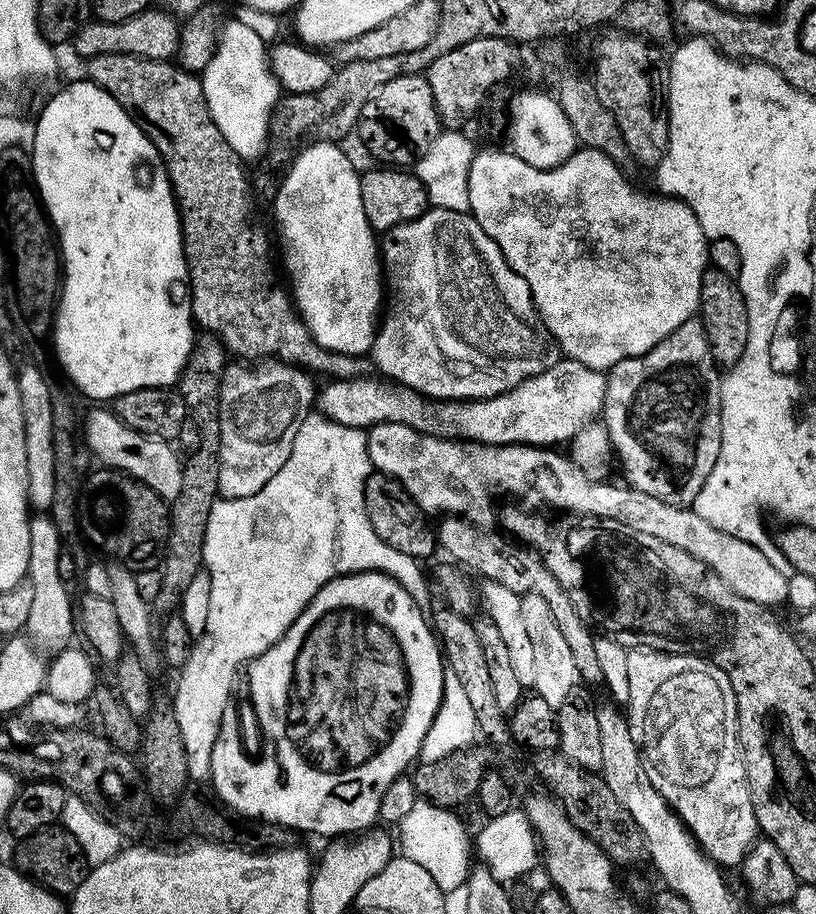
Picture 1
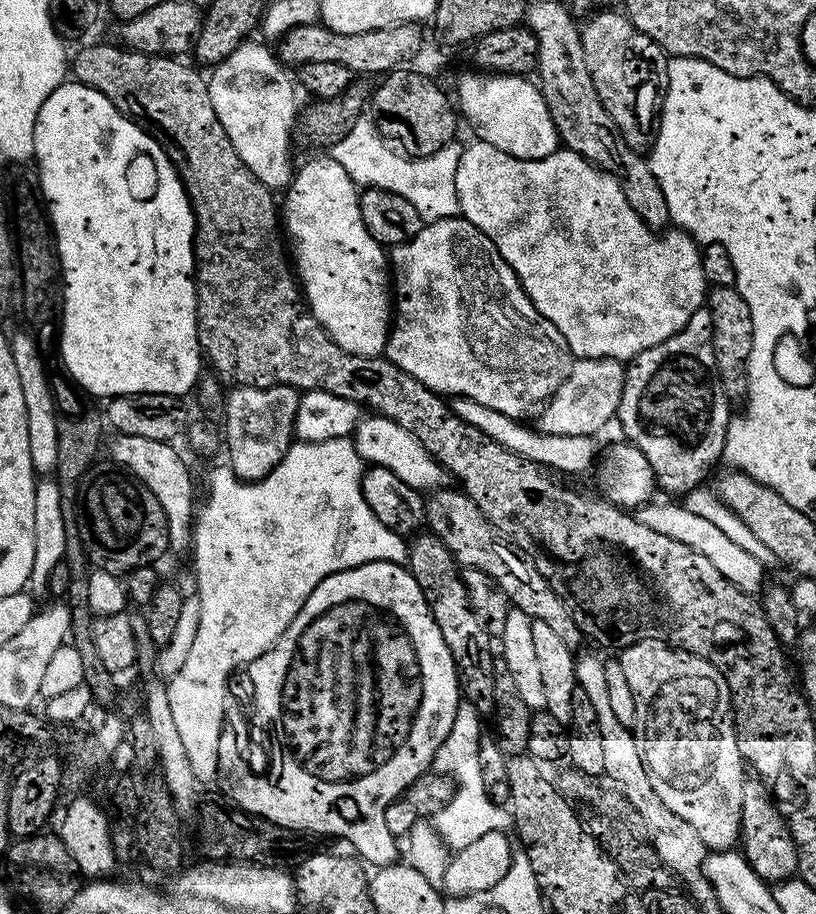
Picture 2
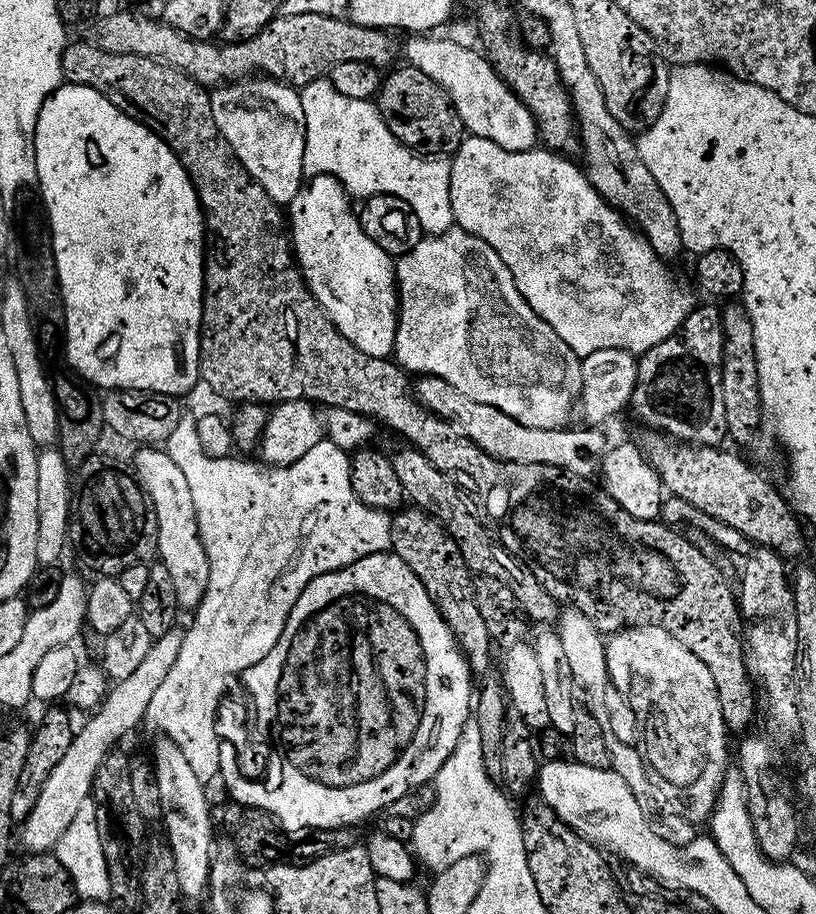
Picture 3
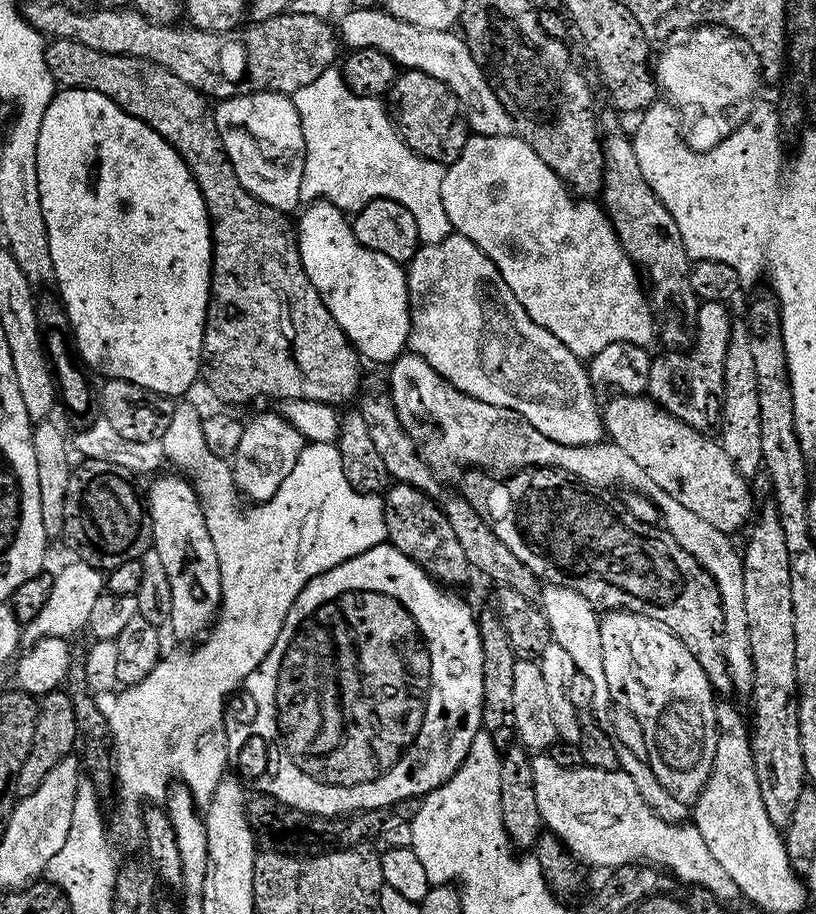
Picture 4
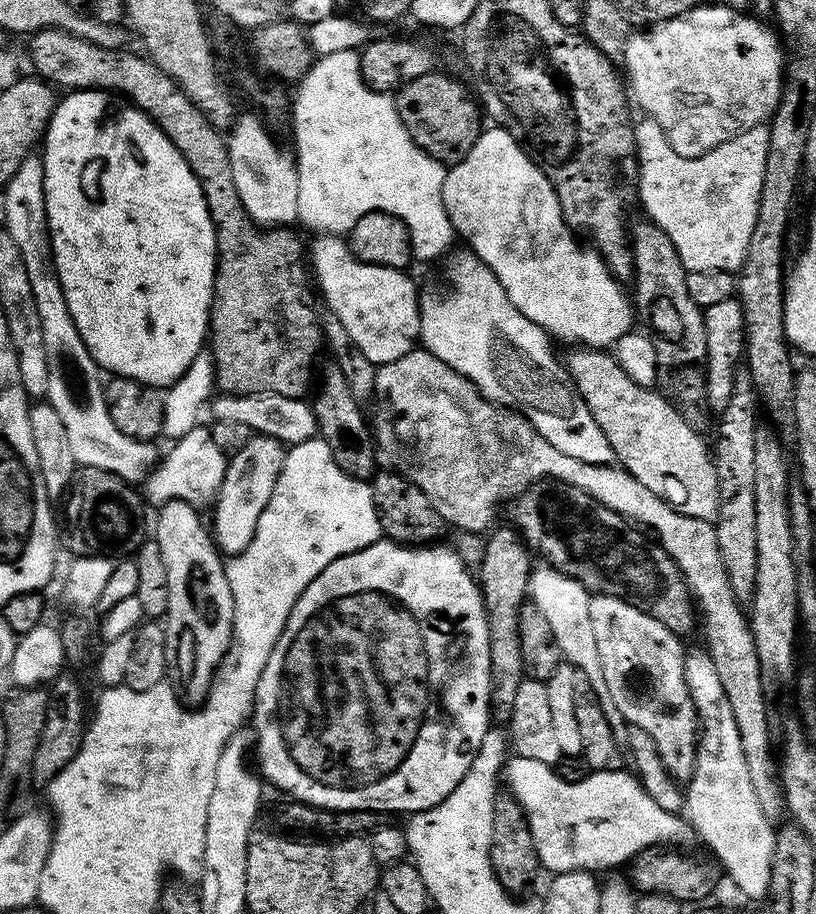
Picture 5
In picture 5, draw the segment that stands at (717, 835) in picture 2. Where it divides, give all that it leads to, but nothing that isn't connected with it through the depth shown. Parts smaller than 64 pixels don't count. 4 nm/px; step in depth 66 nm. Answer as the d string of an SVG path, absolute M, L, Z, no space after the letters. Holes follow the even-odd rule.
M596 594L590 599L590 622L594 624L594 639L598 645L598 662L602 662L602 678L606 678L606 690L614 702L617 713L625 716L633 728L646 730L658 750L662 766L666 766L669 776L677 782L690 780L695 770L698 741L698 721L695 704L688 690L684 676L685 646L680 645L681 637L672 632L662 622L658 622L649 612L637 606L631 599L616 594ZM628 676L644 676L644 692L636 693Z

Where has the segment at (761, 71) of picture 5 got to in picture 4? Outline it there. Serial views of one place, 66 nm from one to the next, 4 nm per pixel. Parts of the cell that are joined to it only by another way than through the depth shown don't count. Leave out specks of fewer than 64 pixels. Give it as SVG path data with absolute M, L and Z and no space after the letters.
M705 26L695 29L687 37L685 44L672 42L660 57L654 60L654 75L657 85L669 96L667 99L673 105L684 111L684 116L689 120L686 143L696 152L709 152L718 142L722 142L743 122L752 111L754 101L757 99L756 91L762 85L762 73L756 63L756 55L739 36L726 34L725 29L719 26Z

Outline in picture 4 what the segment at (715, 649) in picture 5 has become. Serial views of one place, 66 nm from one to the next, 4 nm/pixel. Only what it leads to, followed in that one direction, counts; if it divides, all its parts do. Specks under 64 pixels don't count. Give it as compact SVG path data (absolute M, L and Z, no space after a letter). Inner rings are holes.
M401 354L391 361L391 368L386 387L392 407L405 417L429 420L440 435L440 448L448 460L461 460L468 464L464 466L475 466L489 474L511 474L523 468L561 468L596 490L608 490L619 480L625 480L636 488L649 487L647 474L614 443L570 446L556 442L554 438L546 438L542 430L530 426L530 422L523 420L514 410L482 402L458 390L421 356ZM652 486L647 489L648 496L660 507L660 512L664 515L663 527L668 533L686 550L691 556L705 568L714 578L716 588L720 591L720 605L724 611L724 657L726 658L727 674L733 689L744 694L751 693L752 690L752 655L750 654L750 638L748 637L748 627L746 626L746 594L742 590L744 581L744 562L738 548L731 544L729 533L718 530L710 526L710 522L705 522L703 518L698 518L698 514L693 514L682 506L670 494L666 494L661 488Z

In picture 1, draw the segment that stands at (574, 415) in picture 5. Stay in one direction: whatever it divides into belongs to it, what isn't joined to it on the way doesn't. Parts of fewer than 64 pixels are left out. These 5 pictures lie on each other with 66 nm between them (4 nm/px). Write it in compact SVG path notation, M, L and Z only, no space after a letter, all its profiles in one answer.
M429 207L418 218L414 218L405 224L394 226L382 236L382 280L386 285L386 307L379 321L376 337L372 343L370 353L371 363L377 368L381 377L389 381L402 384L406 388L413 388L425 398L434 400L489 400L491 396L500 396L517 388L522 382L542 374L548 368L556 365L561 359L562 353L556 345L556 339L550 334L548 327L544 325L544 319L532 301L530 286L526 286L526 278L519 276L508 265L498 242L478 226L475 216L468 212L455 212L445 208Z

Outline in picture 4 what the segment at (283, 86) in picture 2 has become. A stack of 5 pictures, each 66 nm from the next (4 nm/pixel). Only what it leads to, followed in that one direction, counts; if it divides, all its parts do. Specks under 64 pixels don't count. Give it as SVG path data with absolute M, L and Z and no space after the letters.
M251 92L219 101L214 111L222 146L226 146L238 182L242 182L247 192L266 206L274 206L285 214L291 213L291 208L301 203L300 187L304 173L304 135L295 99L282 92Z

